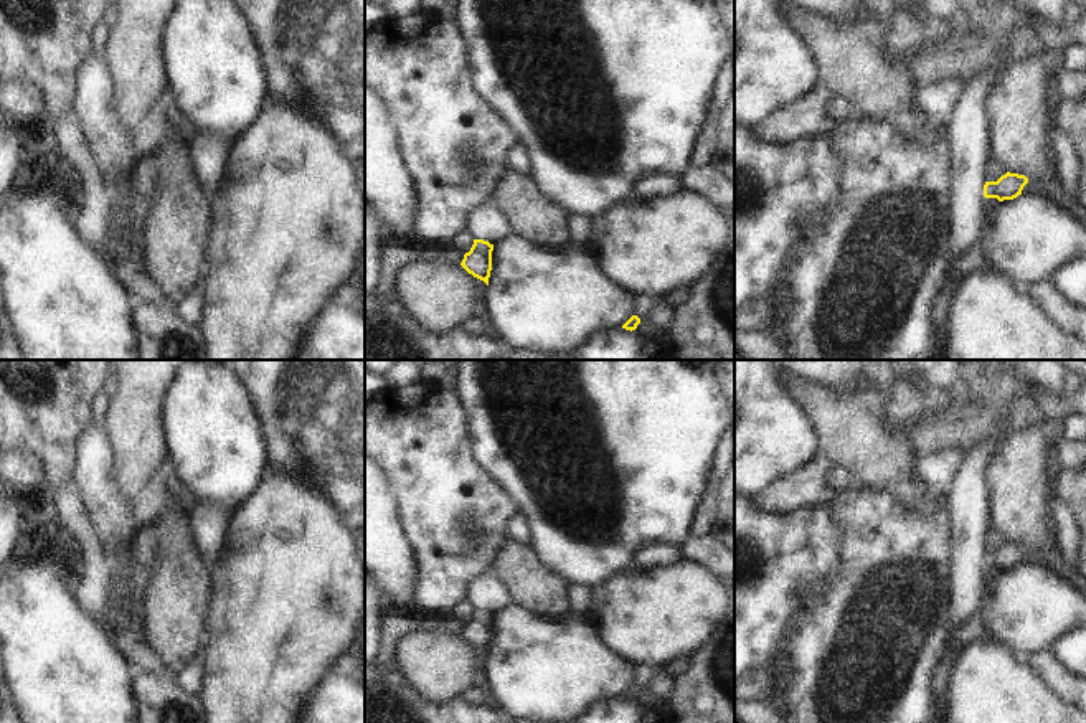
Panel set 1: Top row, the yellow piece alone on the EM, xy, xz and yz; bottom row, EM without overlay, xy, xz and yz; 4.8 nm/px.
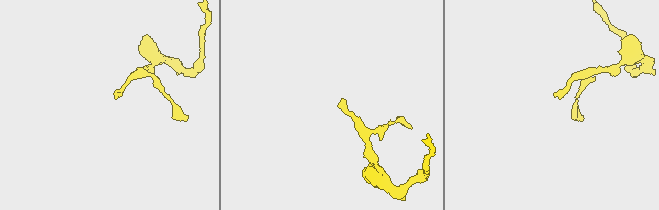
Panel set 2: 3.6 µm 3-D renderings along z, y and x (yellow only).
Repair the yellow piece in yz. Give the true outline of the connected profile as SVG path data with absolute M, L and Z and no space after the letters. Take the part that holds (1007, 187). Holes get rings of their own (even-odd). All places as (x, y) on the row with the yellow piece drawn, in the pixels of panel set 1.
M1007 172L997 182L985 182L984 196L997 198L999 201L1013 200L1022 195L1023 187L1028 183L1025 175Z

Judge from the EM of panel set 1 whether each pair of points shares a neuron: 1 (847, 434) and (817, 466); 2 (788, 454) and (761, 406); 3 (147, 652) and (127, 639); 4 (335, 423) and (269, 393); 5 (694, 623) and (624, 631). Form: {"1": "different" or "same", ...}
{"1": "different", "2": "same", "3": "same", "4": "same", "5": "same"}

